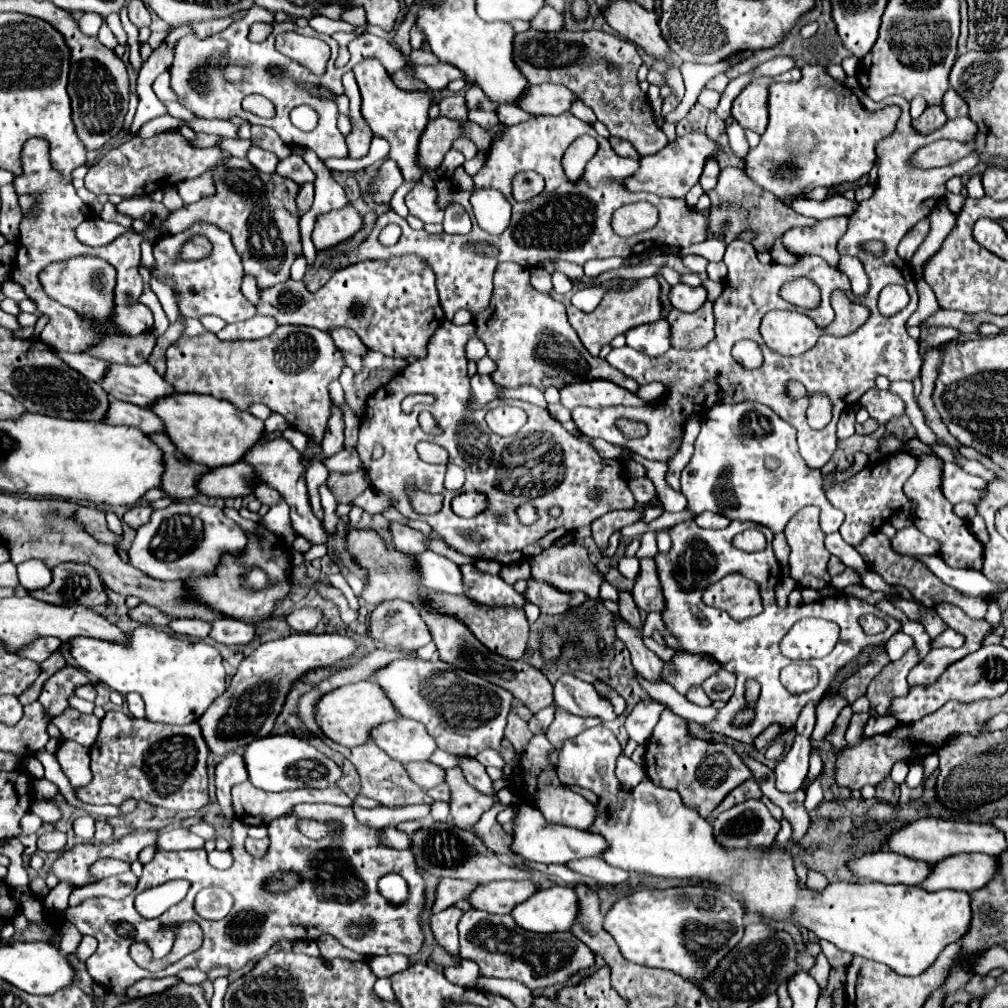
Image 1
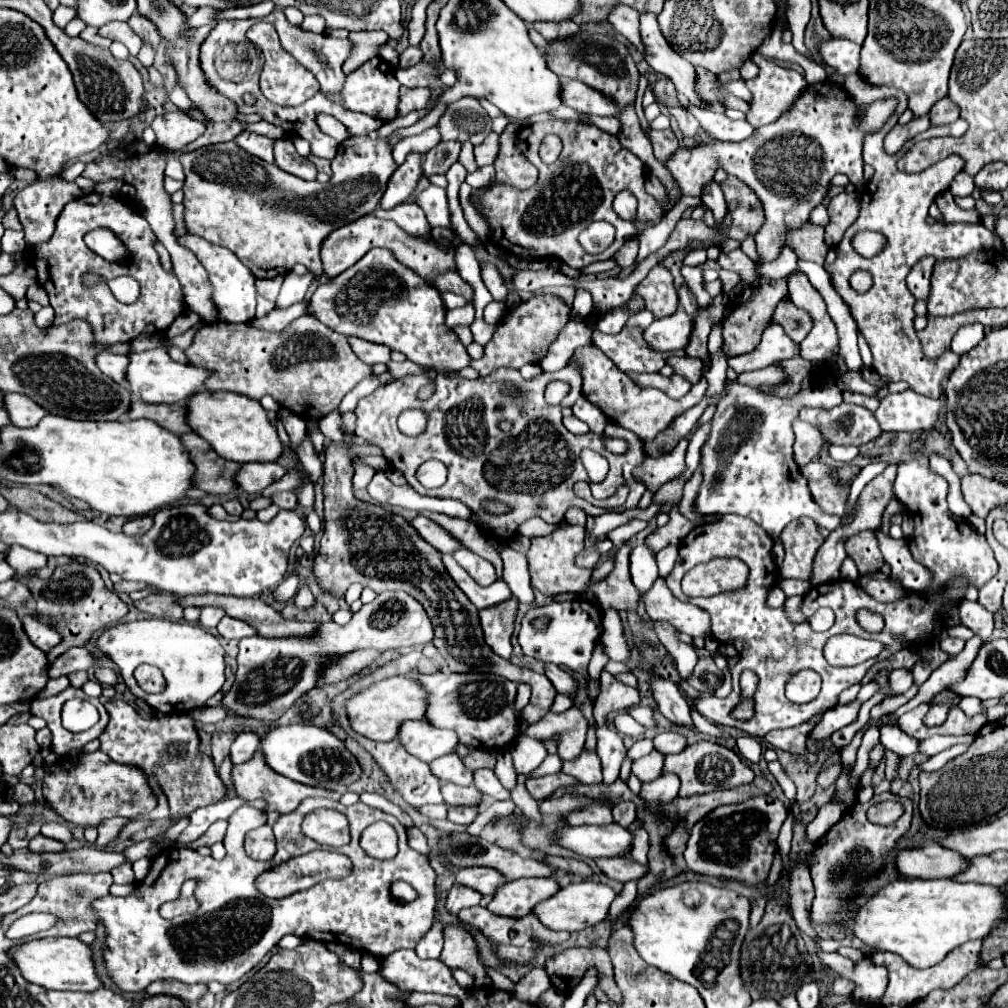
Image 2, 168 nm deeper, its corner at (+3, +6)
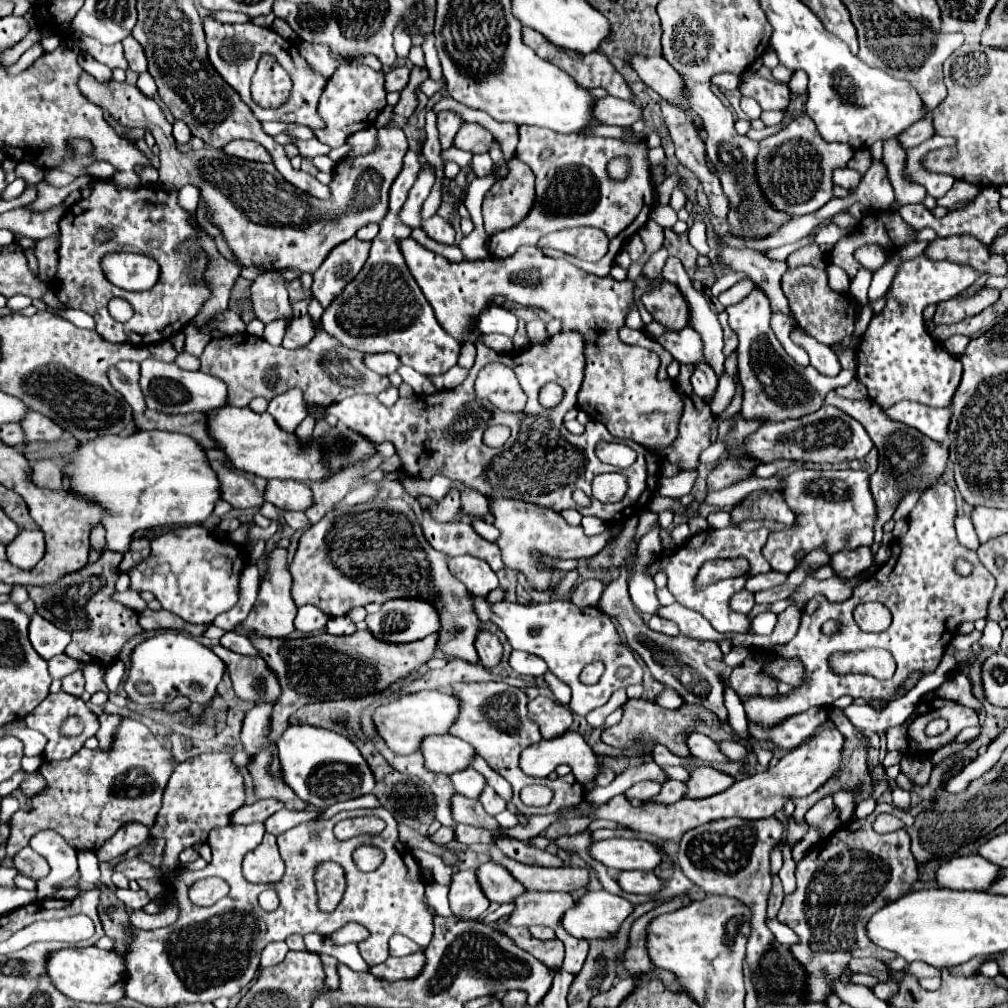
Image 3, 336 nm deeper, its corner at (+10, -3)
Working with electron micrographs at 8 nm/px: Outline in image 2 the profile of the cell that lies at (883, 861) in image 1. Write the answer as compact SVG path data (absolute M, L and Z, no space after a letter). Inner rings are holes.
M931 843L925 847L899 849L895 857L895 869L905 879L943 879L965 869L967 859L961 855Z

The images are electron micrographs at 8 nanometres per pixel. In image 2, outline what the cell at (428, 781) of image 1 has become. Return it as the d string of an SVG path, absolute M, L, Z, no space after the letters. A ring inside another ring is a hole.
M455 753L433 759L429 763L429 767L431 767L431 773L439 781L451 781L451 783L457 783L457 785L471 785L473 783L473 771L467 769L461 763L459 755L455 755Z

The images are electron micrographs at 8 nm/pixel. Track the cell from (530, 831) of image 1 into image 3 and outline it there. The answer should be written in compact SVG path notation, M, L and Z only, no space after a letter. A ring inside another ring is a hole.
M612 838L594 842L590 848L592 858L600 860L614 872L622 870L646 870L652 872L662 864L664 854L648 840Z

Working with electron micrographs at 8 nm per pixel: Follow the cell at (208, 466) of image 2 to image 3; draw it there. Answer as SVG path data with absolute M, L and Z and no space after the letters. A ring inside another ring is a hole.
M208 450L210 466L222 480L222 498L234 508L260 508L264 504L266 480L248 472L238 472L222 450Z

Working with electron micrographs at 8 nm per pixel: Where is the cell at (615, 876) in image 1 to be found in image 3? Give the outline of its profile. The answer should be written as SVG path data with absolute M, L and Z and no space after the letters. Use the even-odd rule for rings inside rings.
M620 872L616 876L618 884L624 892L630 894L658 894L664 890L664 880L658 878L654 872Z

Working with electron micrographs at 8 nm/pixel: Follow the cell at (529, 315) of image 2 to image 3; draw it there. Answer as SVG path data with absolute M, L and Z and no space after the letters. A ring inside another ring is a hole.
M454 366L450 368L448 372L440 376L429 376L428 379L436 386L438 391L450 390L450 388L456 388L458 384L462 384L462 380L466 378L466 370L460 368L460 366Z

